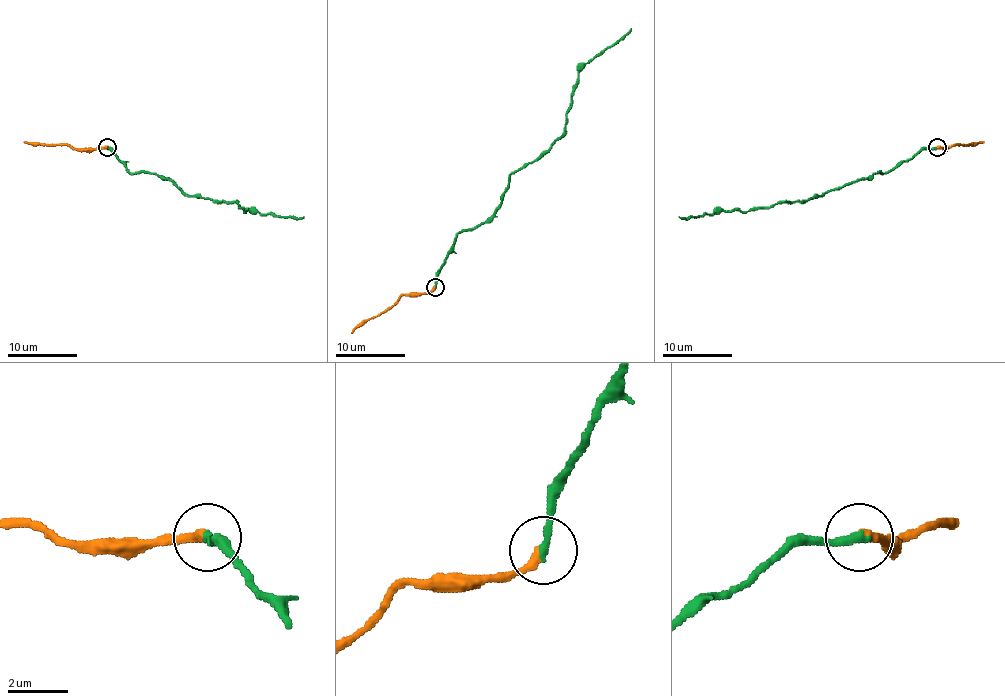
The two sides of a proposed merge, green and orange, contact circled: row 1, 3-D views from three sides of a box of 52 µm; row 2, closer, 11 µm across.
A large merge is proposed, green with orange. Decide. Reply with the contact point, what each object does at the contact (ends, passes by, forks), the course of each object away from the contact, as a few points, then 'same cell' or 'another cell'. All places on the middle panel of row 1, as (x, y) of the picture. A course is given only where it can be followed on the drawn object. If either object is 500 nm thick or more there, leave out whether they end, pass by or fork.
(435, 287) | green ends | orange ends | green via (434, 287), (459, 233), (483, 223), (511, 174), (563, 132), (577, 73), (631, 28) | orange via (434, 287), (427, 292), (403, 294), (391, 306), (363, 320), (351, 332) | same cell

